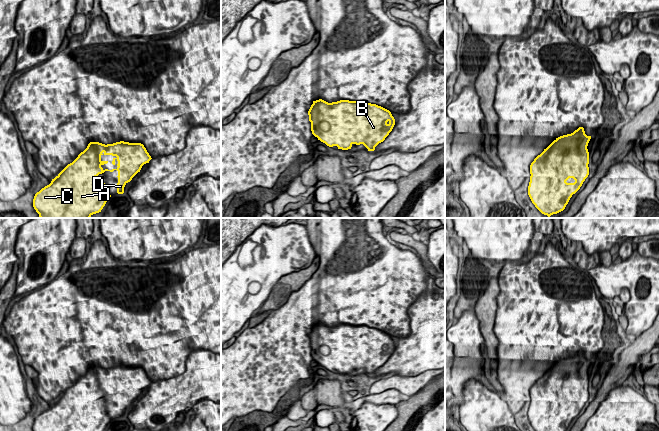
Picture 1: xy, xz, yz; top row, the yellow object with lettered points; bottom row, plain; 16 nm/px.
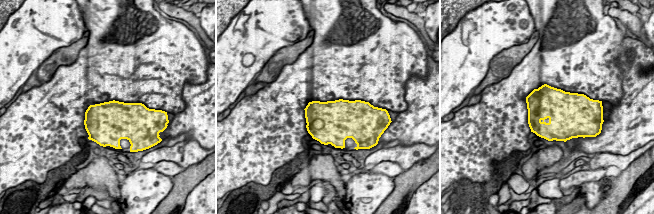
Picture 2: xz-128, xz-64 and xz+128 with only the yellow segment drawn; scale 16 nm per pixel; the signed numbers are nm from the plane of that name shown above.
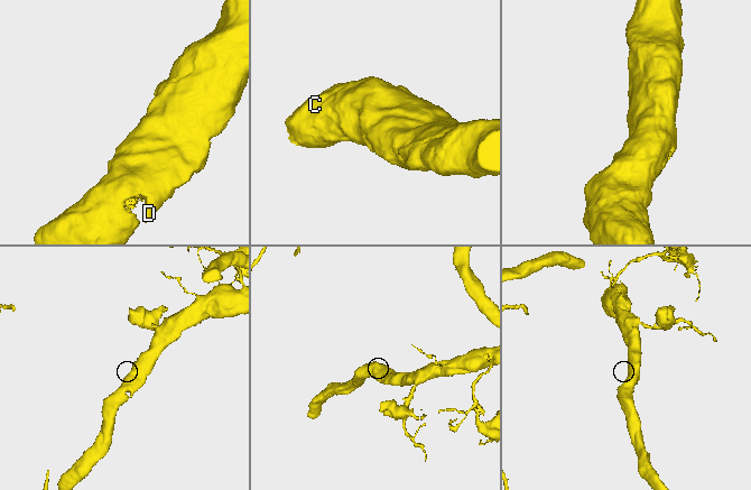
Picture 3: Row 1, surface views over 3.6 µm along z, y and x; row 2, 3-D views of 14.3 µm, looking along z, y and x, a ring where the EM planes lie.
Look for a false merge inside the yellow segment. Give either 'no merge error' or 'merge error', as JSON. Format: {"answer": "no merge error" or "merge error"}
{"answer": "no merge error"}

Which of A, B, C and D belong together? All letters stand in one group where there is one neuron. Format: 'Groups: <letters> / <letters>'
Groups: A B C D

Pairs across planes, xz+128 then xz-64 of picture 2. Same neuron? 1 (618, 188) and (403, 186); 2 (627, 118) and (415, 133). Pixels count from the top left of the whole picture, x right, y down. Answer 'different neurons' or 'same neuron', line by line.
1: same neuron
2: same neuron

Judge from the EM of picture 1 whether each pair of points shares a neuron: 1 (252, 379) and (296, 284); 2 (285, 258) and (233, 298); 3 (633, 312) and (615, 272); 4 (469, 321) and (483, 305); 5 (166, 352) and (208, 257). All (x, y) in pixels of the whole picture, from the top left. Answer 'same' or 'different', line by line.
1: different
2: same
3: same
4: different
5: same

